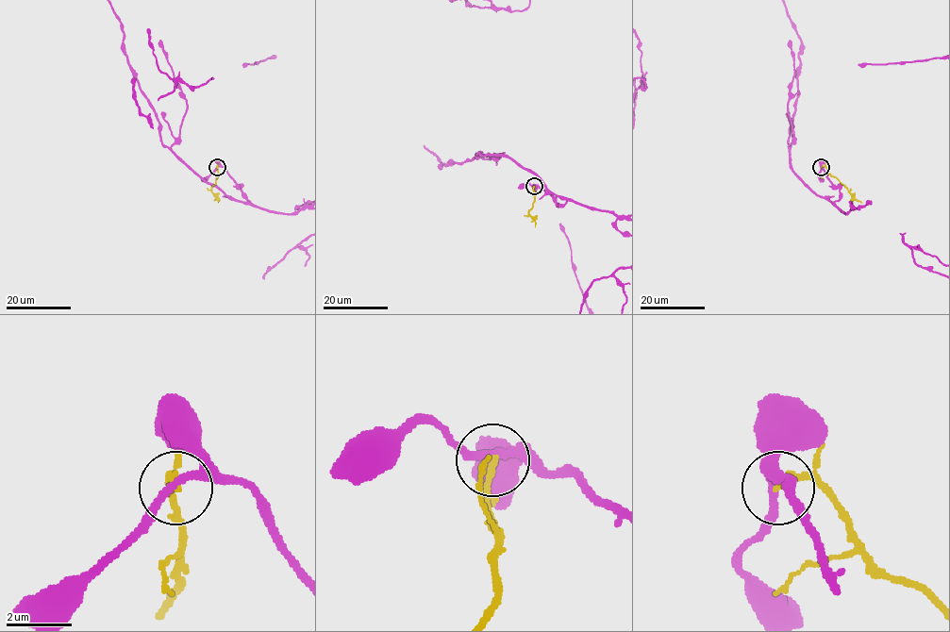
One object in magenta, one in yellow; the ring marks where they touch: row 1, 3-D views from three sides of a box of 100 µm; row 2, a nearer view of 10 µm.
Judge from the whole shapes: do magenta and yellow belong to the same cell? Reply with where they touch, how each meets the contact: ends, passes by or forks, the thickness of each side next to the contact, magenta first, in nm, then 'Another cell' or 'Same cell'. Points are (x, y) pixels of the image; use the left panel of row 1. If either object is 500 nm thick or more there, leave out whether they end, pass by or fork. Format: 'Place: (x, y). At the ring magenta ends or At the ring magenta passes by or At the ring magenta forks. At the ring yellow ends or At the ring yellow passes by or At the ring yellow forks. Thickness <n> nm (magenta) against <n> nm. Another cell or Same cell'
Place: (217, 167). At the ring magenta passes by. At the ring yellow ends. Thickness 240 nm (magenta) against 200 nm. Another cell

